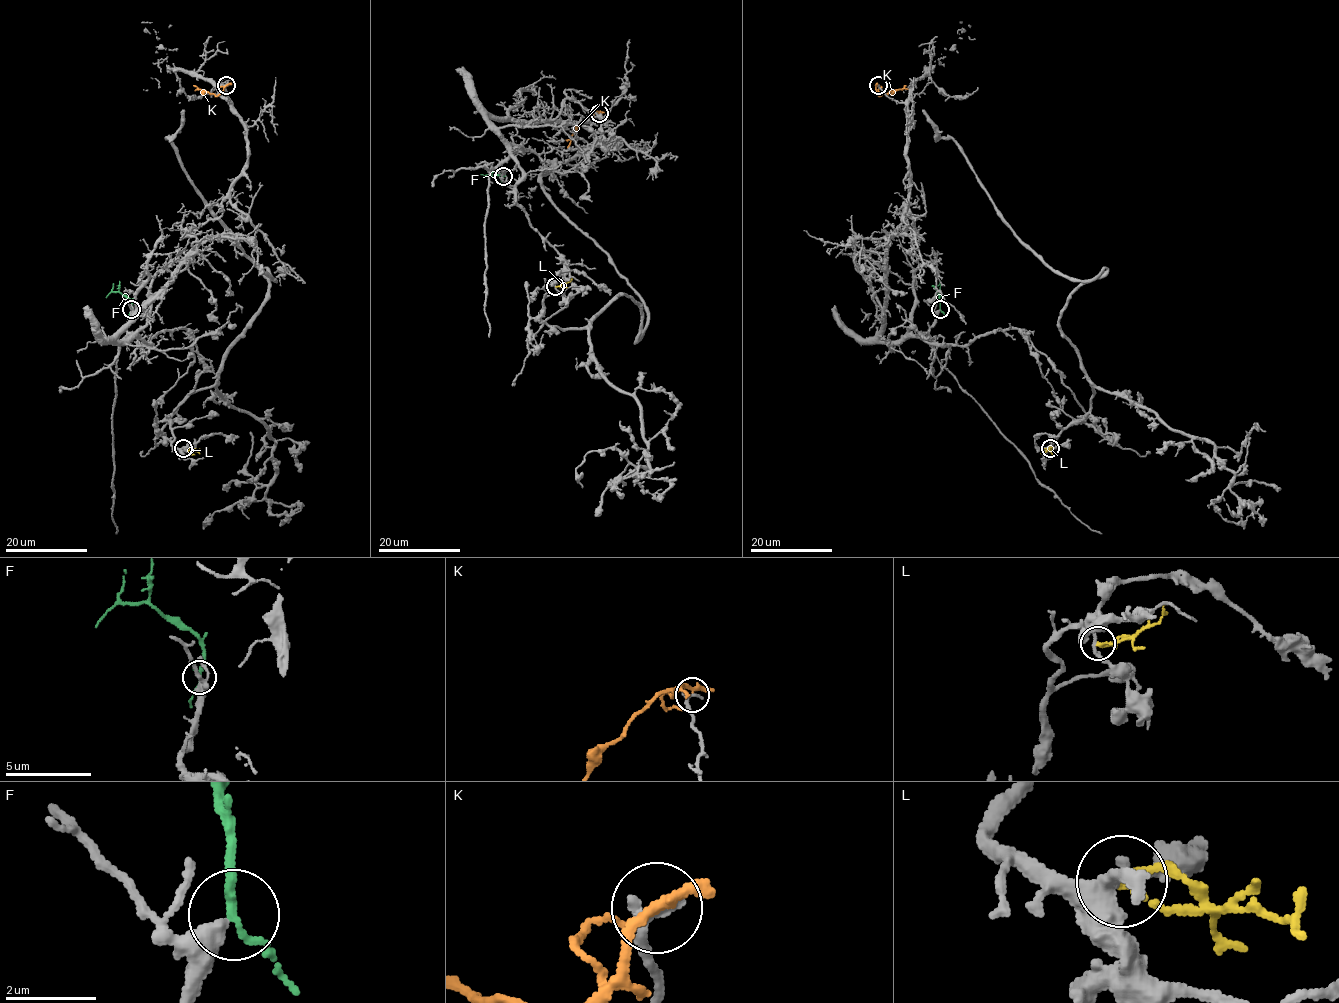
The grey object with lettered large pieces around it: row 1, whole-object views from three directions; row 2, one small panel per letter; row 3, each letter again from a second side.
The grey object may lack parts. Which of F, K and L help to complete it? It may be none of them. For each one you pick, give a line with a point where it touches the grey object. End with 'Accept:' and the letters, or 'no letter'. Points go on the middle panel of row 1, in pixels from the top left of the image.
F: meets grey at (503, 176)
Accept: F

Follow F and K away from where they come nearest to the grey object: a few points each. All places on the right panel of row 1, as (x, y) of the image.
F: (940, 309), (939, 297)
K: (878, 85), (876, 92), (879, 96), (897, 90), (912, 91)

